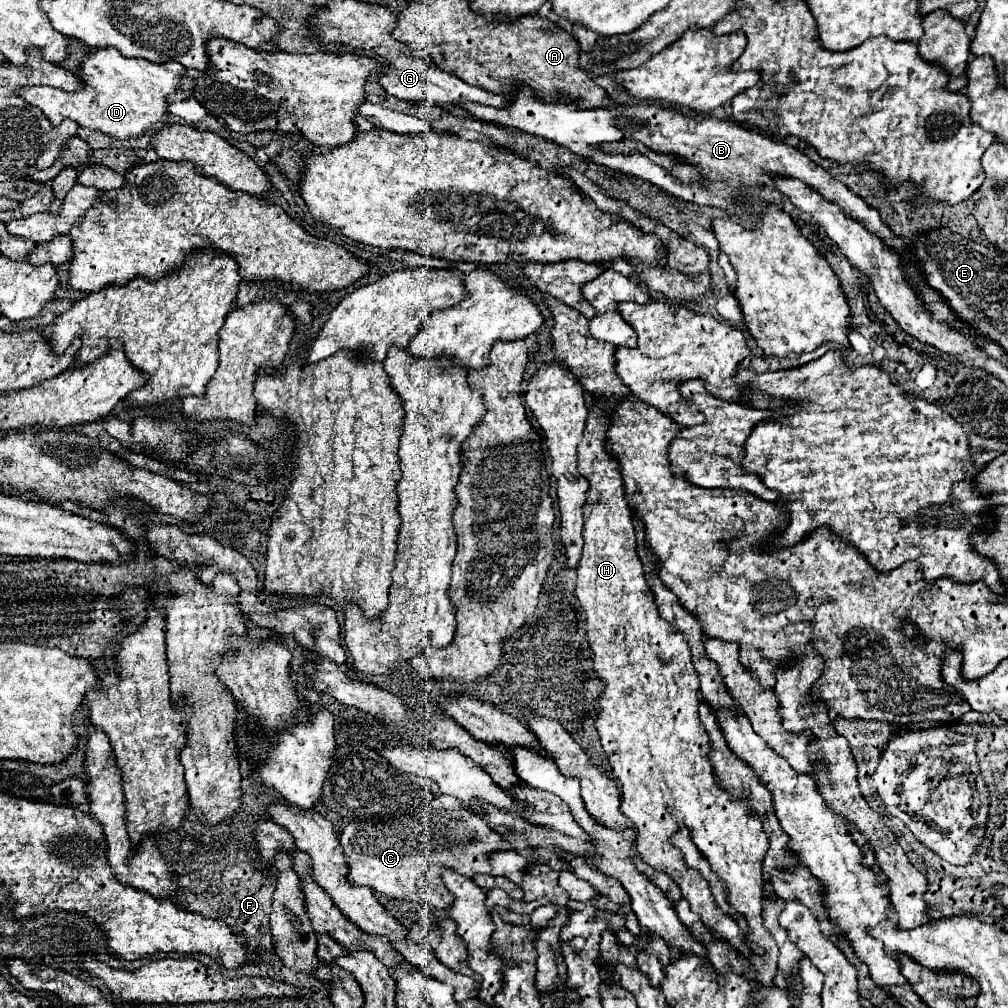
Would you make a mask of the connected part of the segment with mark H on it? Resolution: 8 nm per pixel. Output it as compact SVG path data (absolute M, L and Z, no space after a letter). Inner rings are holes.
M586 424L582 442L578 444L578 472L590 482L588 500L584 506L584 548L582 558L578 564L578 582L576 582L576 596L586 612L586 632L588 644L594 652L594 670L606 682L602 694L602 712L598 716L596 728L602 740L602 748L608 756L612 766L614 778L622 790L622 804L620 810L628 816L636 826L636 850L640 858L650 864L654 870L670 874L680 890L682 896L690 902L692 912L698 912L702 922L716 932L716 938L728 940L740 954L752 960L760 984L772 984L772 978L778 970L778 946L770 932L762 924L762 860L768 850L768 836L762 832L762 822L756 814L750 812L746 802L732 800L724 788L720 788L714 780L712 766L708 760L710 742L708 734L702 732L702 722L698 718L698 674L692 666L690 648L686 640L656 612L656 602L650 592L650 586L644 578L644 566L636 552L636 536L634 524L630 516L628 504L624 504L624 486L620 484L620 472L616 472L616 462L604 450L606 442L606 426ZM680 826L690 828L690 836L696 848L706 856L712 870L728 884L728 902L734 912L744 914L748 920L748 932L740 932L736 920L722 912L710 894L708 882L702 880L700 872L692 870L680 850L668 844L672 832ZM744 936L764 946L766 954L764 960L754 956L750 948L744 944Z

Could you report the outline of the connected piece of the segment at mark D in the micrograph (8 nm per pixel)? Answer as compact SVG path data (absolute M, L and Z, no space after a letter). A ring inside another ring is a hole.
M112 48L88 52L82 58L80 80L84 88L78 92L64 92L52 86L20 88L18 94L32 106L38 106L46 118L58 126L64 120L74 120L84 128L100 130L116 140L140 138L154 132L162 118L168 114L168 96L180 90L180 80L186 68L174 60L154 64L140 58L124 58Z

